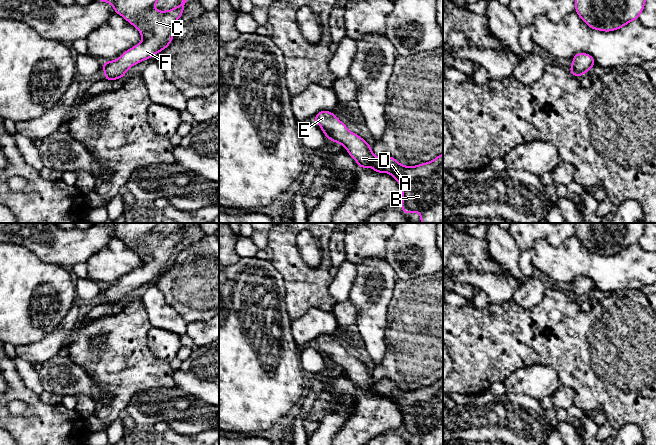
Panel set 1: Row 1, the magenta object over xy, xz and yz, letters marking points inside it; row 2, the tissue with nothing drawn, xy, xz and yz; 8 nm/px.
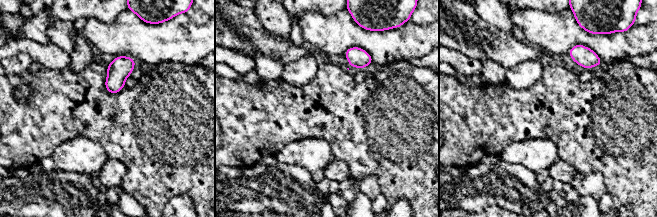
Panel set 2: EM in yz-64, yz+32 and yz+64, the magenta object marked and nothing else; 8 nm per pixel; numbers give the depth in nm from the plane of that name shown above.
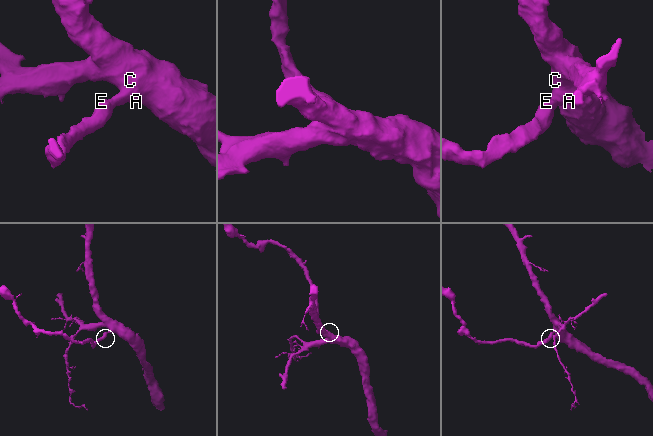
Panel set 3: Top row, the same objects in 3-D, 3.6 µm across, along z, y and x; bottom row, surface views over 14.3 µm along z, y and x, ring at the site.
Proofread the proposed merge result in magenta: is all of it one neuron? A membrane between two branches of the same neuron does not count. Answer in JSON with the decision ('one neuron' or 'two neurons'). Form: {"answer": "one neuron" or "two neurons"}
{"answer": "one neuron"}

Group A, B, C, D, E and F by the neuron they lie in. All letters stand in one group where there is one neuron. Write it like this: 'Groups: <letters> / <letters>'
Groups: A B C D E F

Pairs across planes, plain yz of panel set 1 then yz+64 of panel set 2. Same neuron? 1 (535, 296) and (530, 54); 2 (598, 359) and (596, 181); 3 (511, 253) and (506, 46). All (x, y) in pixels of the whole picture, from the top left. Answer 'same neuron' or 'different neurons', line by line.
1: different neurons
2: different neurons
3: different neurons

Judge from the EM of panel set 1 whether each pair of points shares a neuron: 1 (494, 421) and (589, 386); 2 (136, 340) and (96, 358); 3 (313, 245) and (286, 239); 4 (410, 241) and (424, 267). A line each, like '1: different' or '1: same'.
1: different
2: same
3: different
4: same

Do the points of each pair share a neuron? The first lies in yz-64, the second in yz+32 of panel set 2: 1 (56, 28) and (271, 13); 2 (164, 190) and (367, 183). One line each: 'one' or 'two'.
1: one
2: two

